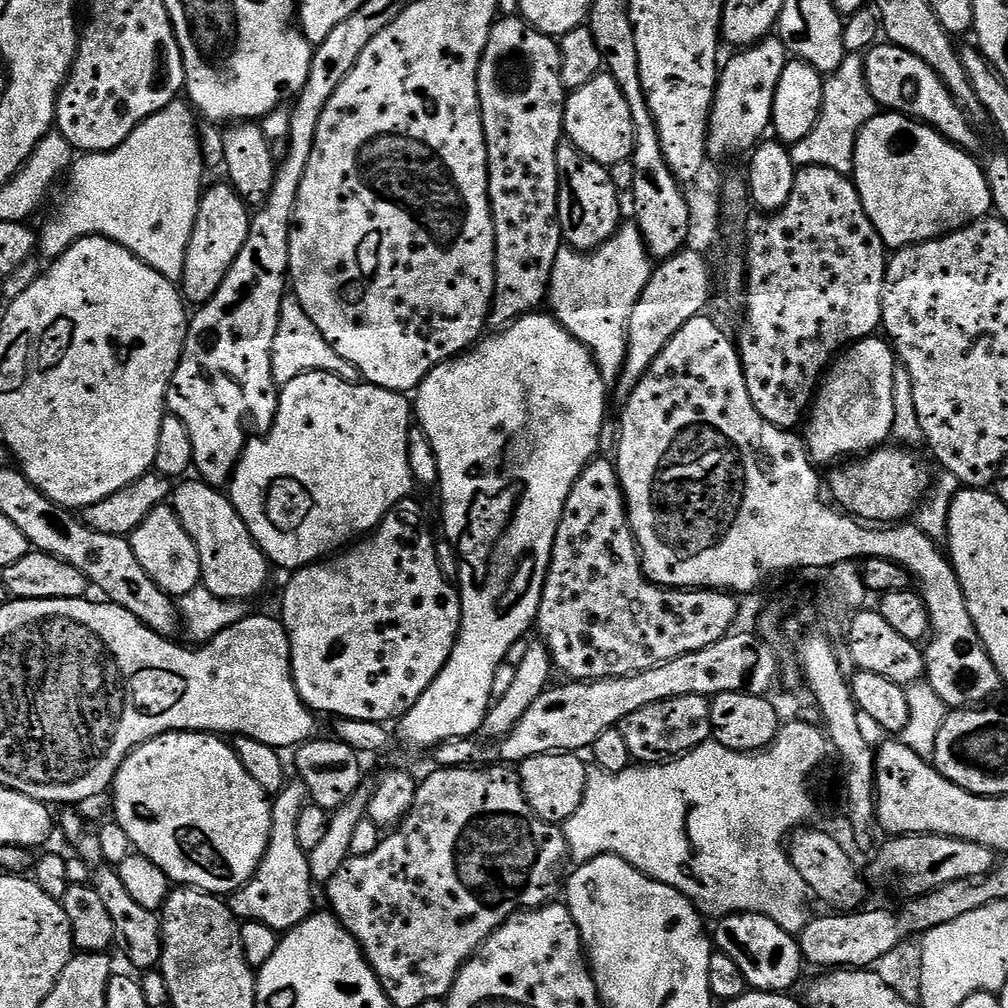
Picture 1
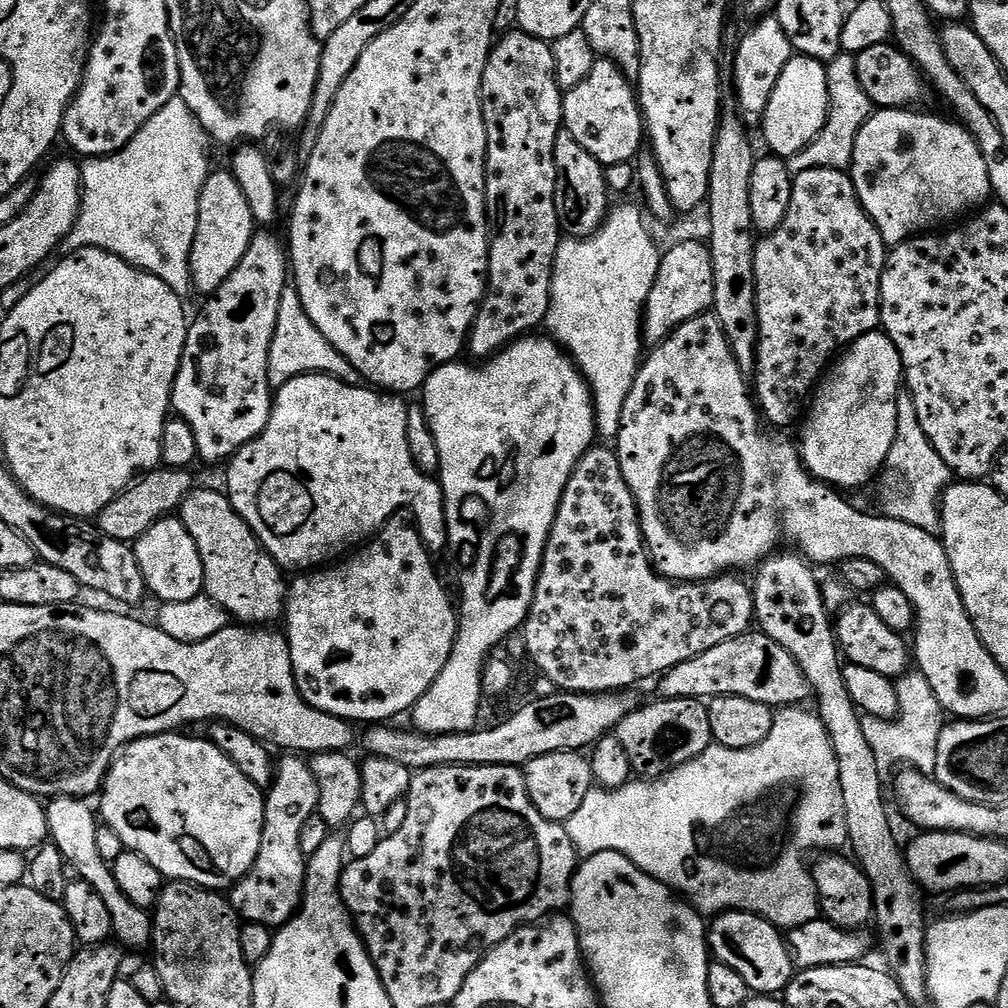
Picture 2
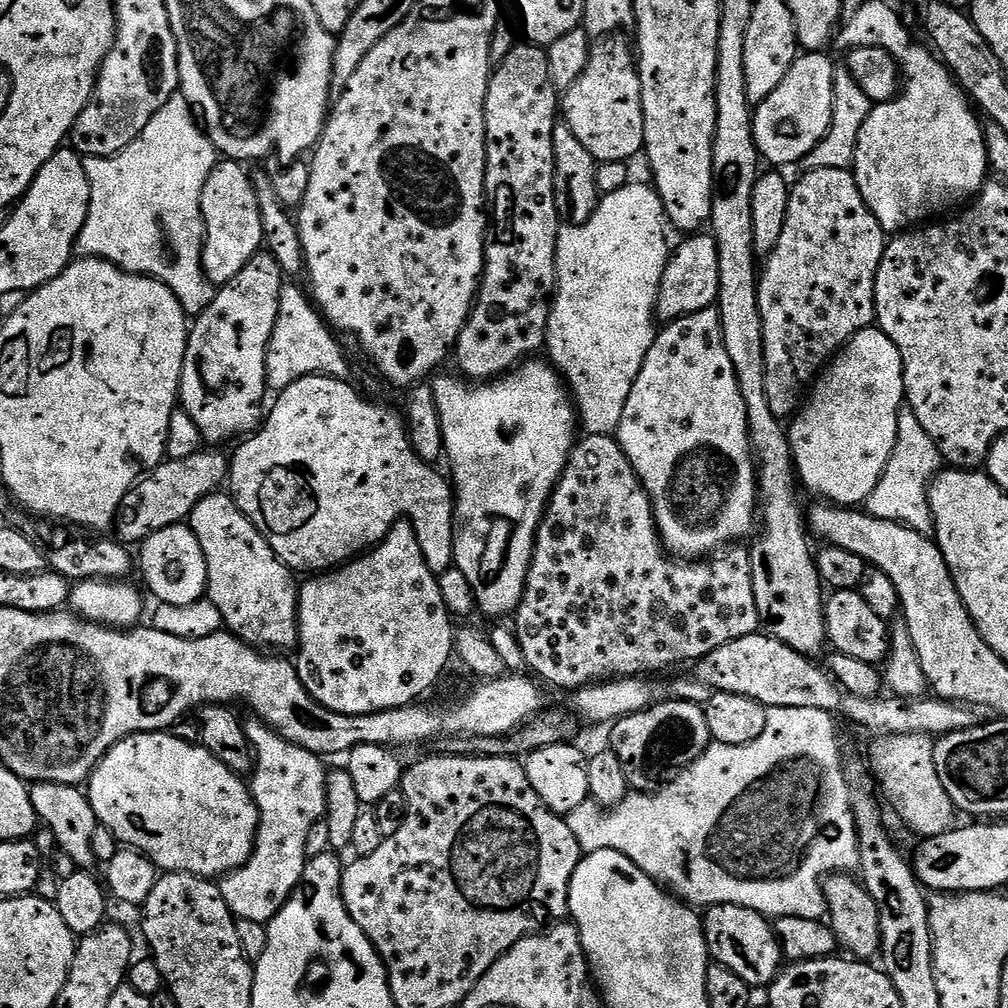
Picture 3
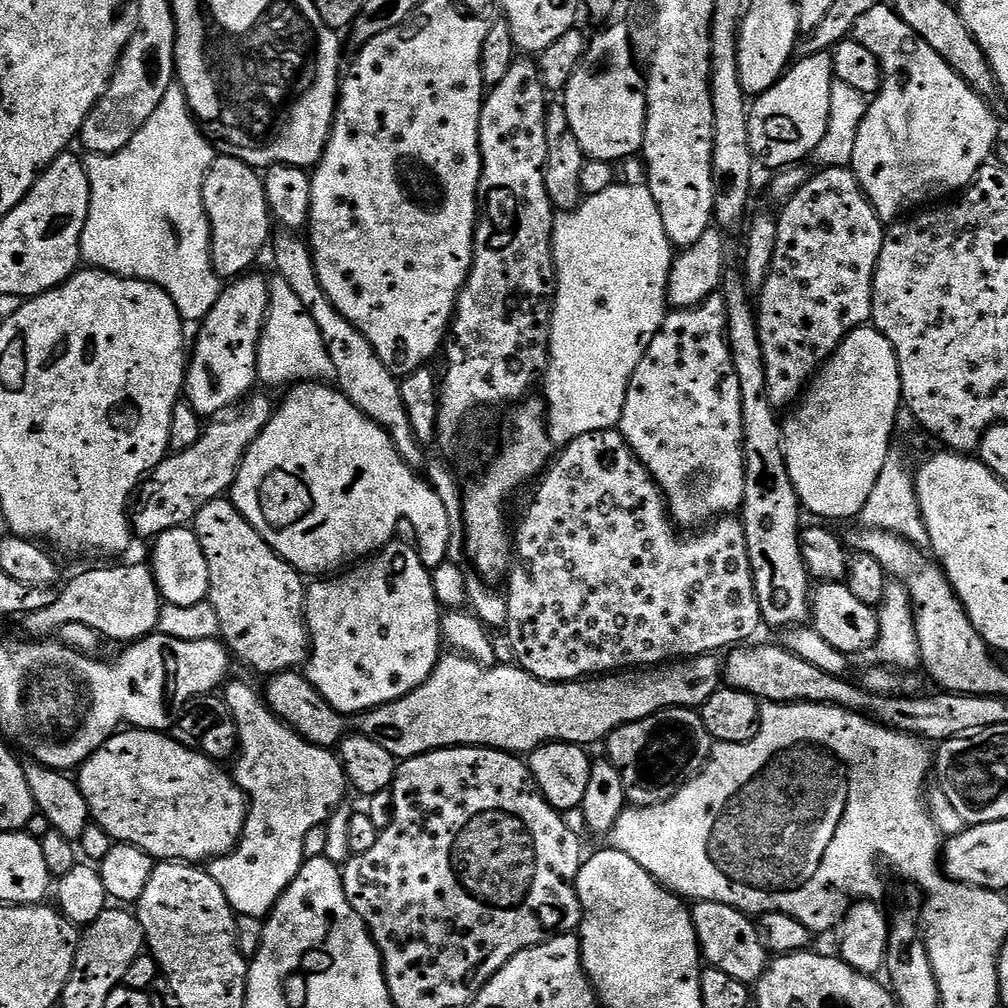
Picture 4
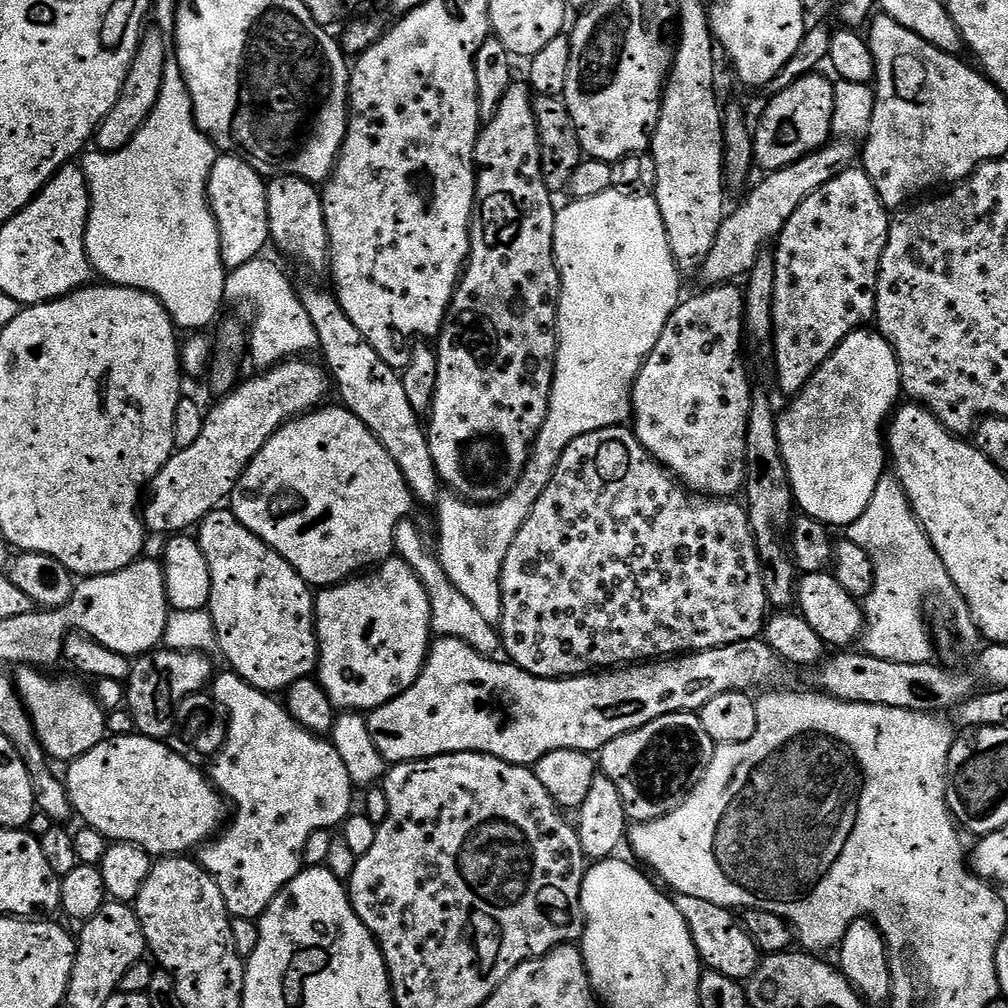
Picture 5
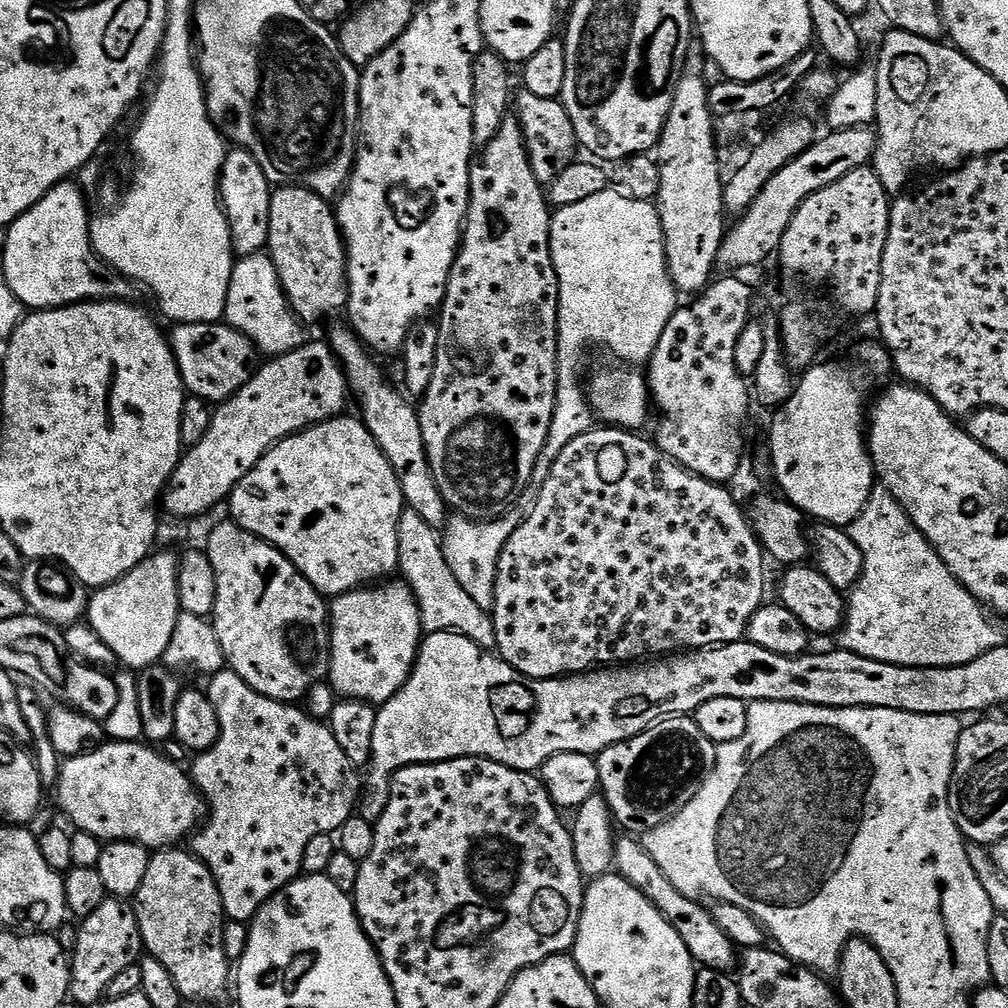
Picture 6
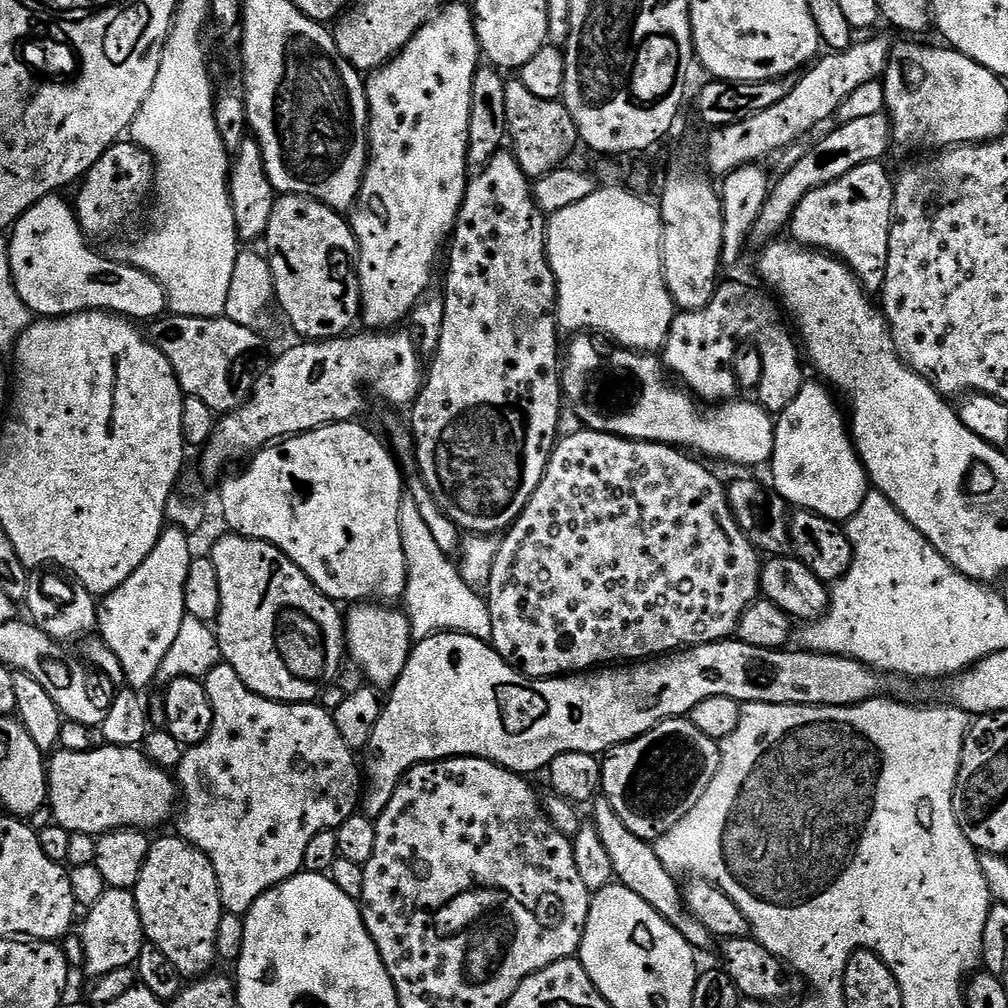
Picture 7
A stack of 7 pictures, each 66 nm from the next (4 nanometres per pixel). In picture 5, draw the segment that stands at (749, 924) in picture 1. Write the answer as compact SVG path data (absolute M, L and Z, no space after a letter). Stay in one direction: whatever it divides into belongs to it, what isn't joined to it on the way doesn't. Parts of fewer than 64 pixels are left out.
M677 895L675 902L682 918L686 918L688 929L694 938L694 946L700 955L701 965L718 974L726 974L726 978L747 981L760 965L762 953L738 919L737 913L731 908L723 908L714 902L706 902L693 896Z

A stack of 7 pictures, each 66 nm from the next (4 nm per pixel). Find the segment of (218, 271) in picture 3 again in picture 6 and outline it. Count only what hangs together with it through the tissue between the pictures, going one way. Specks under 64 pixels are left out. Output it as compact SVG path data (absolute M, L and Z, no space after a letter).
M239 146L232 153L223 157L224 165L220 171L220 203L224 205L224 213L228 219L228 225L232 231L232 250L237 257L250 256L259 253L268 243L268 215L272 192L268 188L269 177L259 160L252 155L247 147Z

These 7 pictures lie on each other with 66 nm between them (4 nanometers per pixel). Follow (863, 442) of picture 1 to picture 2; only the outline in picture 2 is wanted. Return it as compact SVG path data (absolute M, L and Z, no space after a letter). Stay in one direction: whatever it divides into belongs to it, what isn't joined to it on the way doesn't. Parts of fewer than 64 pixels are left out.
M883 330L859 336L854 343L847 345L839 353L838 359L817 383L810 400L810 407L799 425L801 428L798 451L804 467L808 469L811 476L815 476L821 484L837 490L845 490L844 488L860 488L863 484L870 483L872 475L875 472L877 475L883 469L886 458L890 454L890 446L894 446L896 398L902 392L903 374L902 358L894 342Z

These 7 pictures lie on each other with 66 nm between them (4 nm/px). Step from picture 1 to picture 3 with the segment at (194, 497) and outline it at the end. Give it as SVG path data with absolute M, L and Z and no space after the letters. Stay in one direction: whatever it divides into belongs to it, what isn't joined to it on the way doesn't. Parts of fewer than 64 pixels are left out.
M217 490L202 498L188 515L194 538L202 546L208 575L207 599L218 606L223 627L257 650L295 649L298 644L296 602L298 580L283 564L266 538L246 518L231 495Z

